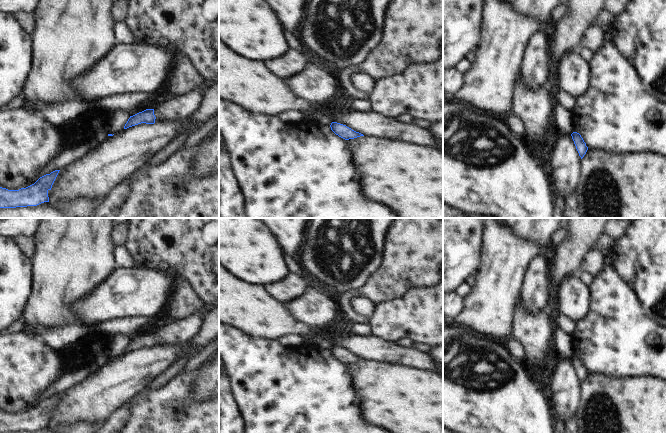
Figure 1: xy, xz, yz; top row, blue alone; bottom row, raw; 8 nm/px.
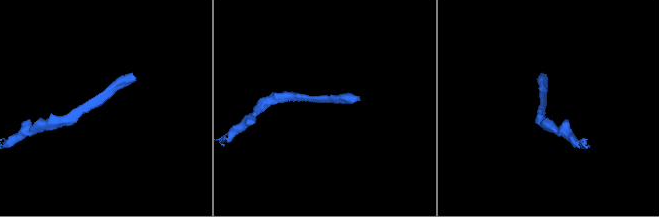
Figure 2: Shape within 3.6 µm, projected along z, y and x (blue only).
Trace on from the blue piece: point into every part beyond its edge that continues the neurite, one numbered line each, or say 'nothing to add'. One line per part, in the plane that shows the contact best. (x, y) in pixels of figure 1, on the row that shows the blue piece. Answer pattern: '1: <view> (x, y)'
nothing to add

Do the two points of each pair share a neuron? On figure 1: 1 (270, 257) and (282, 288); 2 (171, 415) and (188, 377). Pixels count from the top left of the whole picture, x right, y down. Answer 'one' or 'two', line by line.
1: two
2: one

